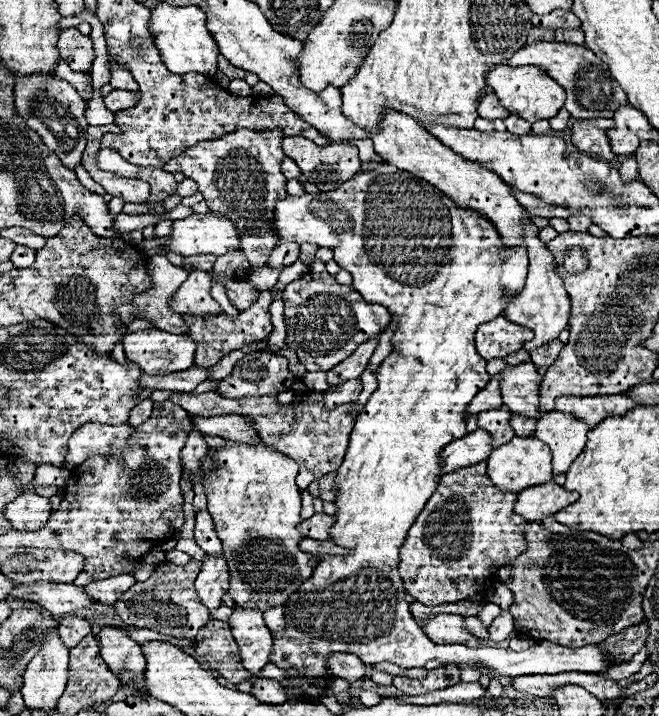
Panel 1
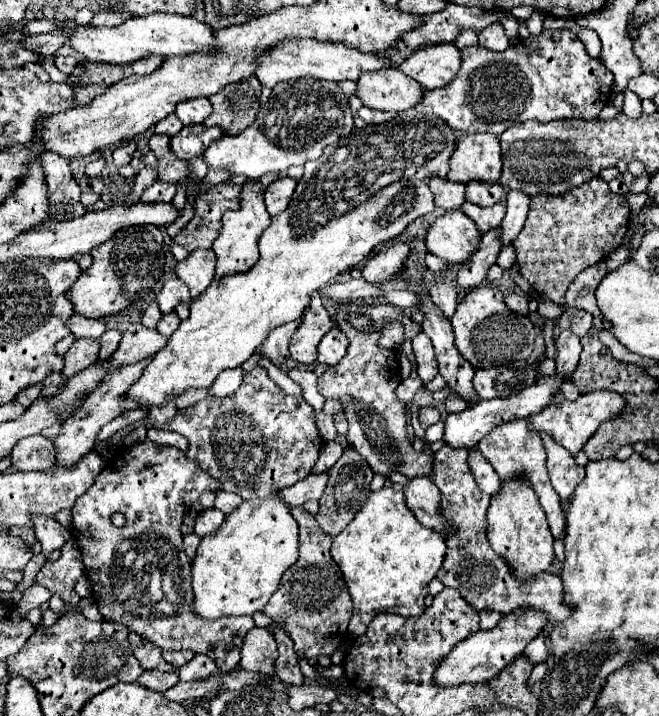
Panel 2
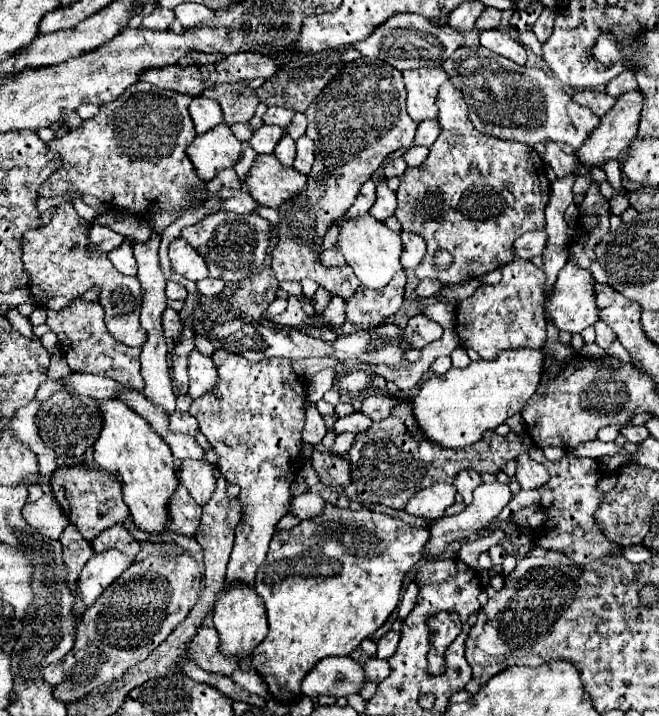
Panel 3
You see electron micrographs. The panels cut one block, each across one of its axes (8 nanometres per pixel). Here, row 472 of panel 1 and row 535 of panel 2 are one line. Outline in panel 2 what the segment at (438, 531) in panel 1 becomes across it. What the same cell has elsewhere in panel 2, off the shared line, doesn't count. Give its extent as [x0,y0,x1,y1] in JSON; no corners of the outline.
[432,446,568,622]

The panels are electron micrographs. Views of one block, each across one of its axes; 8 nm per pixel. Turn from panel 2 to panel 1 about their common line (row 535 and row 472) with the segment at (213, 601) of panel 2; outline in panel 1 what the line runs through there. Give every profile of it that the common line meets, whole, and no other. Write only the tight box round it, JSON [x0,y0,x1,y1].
[206,442,318,612]

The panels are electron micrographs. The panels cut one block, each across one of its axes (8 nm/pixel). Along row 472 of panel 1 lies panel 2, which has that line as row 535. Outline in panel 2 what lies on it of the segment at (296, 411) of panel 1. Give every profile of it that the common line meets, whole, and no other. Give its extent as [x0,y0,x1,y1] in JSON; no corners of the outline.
[262,508,352,666]

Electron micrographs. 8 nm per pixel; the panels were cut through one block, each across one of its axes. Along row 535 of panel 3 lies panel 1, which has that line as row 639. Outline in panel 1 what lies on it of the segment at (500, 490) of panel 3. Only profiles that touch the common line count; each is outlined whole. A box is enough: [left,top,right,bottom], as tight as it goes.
[424,614,474,644]

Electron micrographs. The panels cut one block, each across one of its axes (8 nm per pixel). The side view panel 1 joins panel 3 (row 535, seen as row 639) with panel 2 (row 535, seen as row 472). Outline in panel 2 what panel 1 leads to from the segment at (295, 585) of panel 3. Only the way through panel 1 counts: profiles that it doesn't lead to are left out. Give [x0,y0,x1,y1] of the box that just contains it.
[330,486,444,638]

